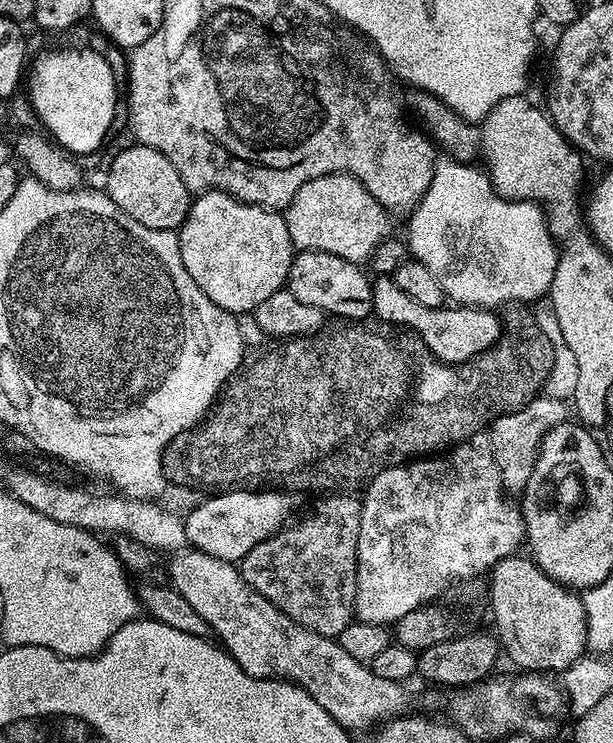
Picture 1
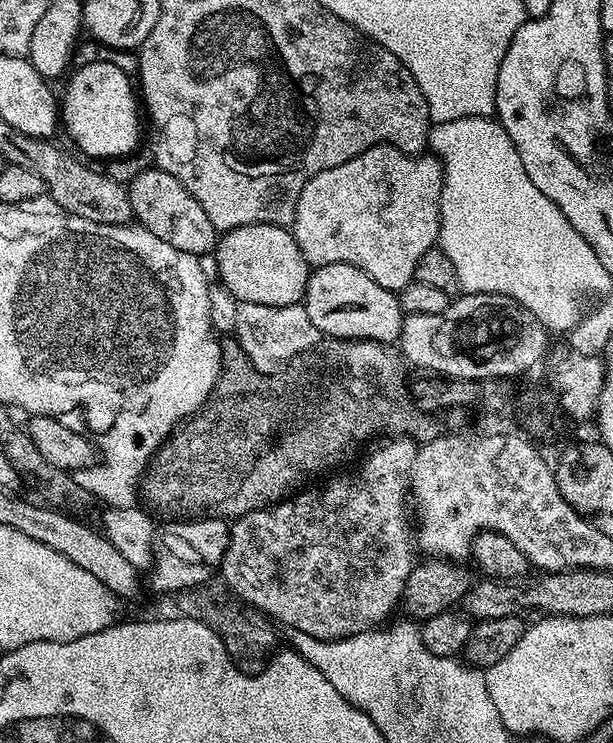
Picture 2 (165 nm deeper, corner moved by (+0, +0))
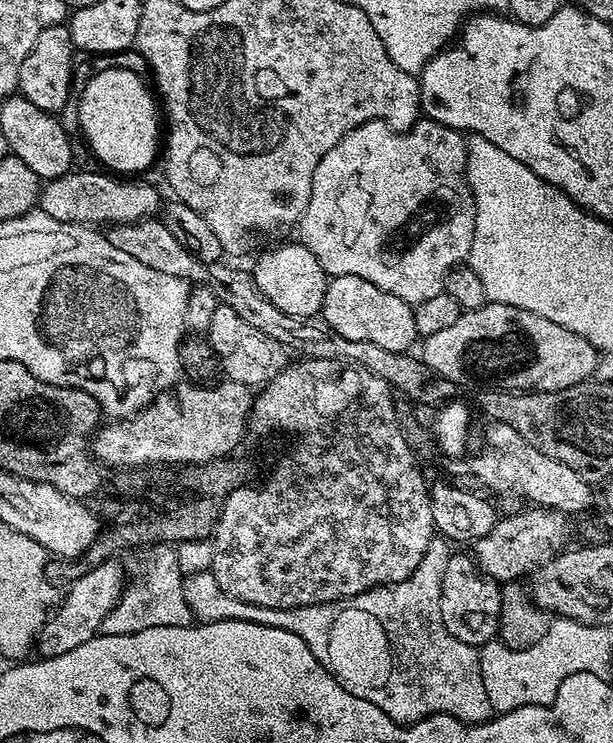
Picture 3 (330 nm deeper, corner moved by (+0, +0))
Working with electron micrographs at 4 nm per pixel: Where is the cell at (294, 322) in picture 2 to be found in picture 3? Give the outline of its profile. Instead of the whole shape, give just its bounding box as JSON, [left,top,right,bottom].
[206,303,290,386]

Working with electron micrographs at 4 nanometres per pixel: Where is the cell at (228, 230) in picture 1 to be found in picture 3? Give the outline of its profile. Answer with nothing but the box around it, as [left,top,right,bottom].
[250,242,330,315]

